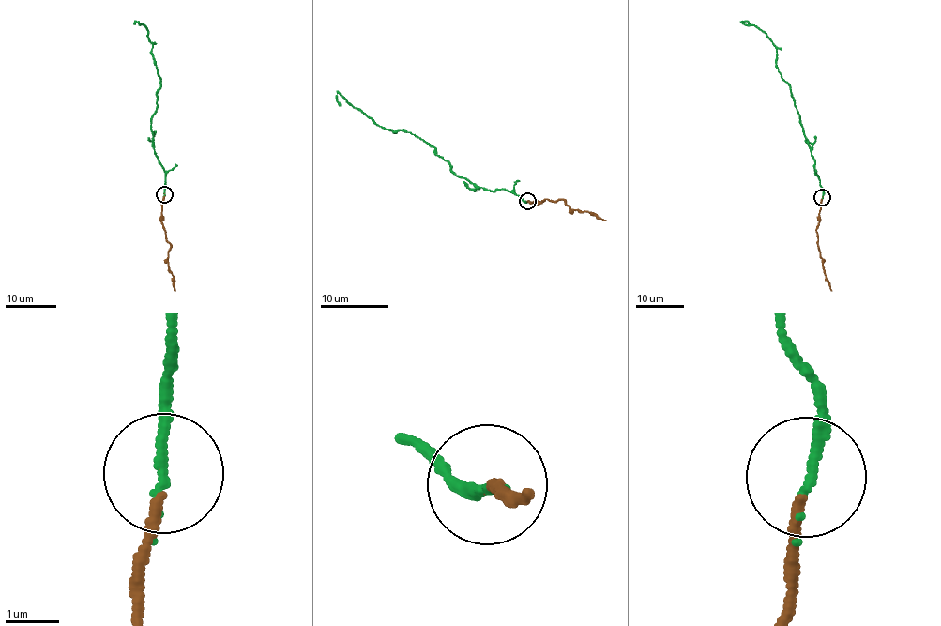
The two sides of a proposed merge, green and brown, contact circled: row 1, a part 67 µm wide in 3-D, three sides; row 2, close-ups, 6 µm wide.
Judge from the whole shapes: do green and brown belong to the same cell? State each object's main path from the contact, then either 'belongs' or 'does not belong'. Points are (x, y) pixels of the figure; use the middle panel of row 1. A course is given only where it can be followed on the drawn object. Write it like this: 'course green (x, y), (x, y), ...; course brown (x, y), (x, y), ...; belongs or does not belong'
course green (527, 200), (459, 175), (433, 146), (371, 119), (340, 96), (341, 106); course brown (527, 202), (541, 204), (561, 199), (575, 209), (587, 210), (605, 220); belongs

